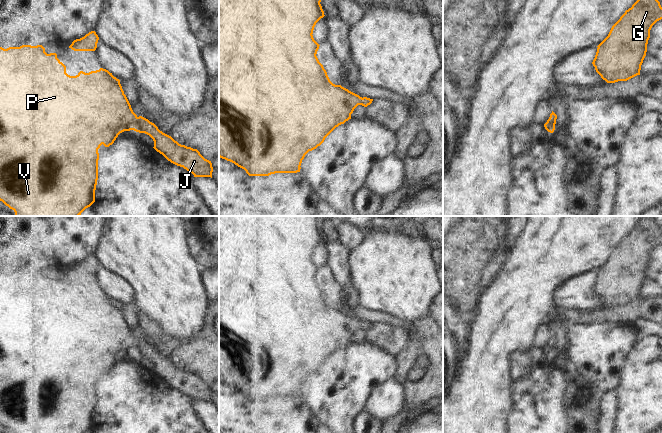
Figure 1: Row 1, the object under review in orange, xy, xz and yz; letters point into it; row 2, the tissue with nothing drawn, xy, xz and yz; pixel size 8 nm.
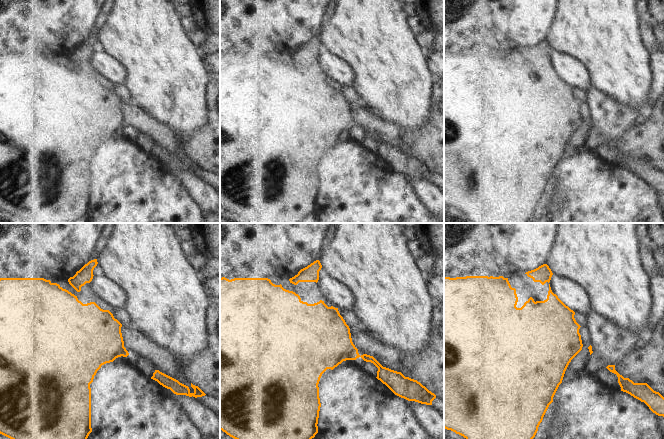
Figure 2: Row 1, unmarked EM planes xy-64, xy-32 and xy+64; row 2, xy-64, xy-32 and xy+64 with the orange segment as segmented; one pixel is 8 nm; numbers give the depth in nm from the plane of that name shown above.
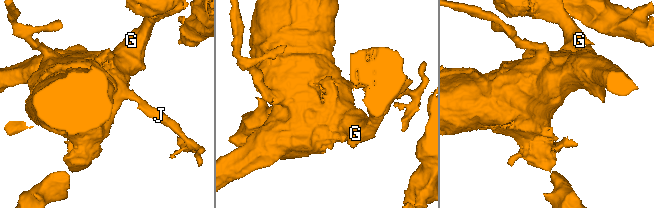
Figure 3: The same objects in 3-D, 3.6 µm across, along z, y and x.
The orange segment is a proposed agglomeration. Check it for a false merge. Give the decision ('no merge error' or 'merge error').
no merge error

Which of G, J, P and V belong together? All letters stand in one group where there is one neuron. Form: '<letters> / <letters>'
G J P V

